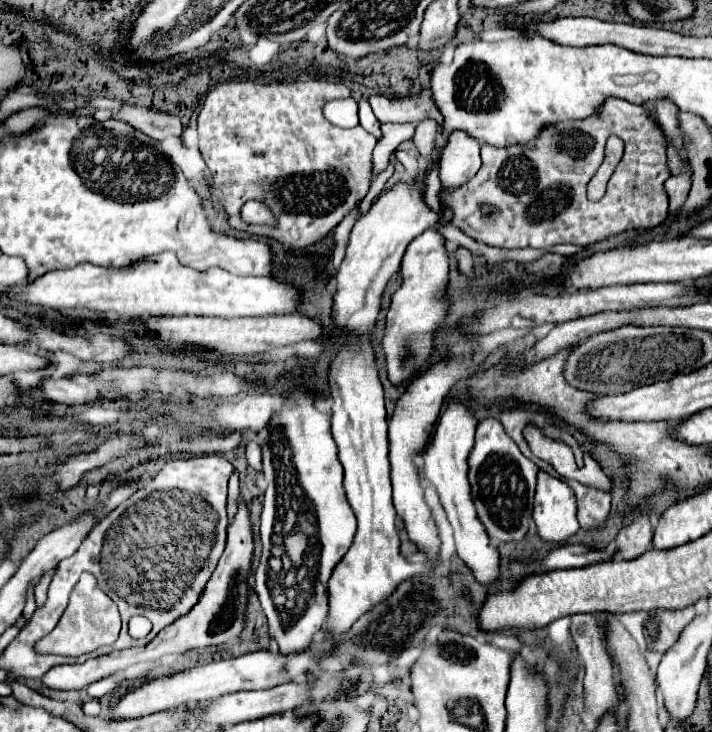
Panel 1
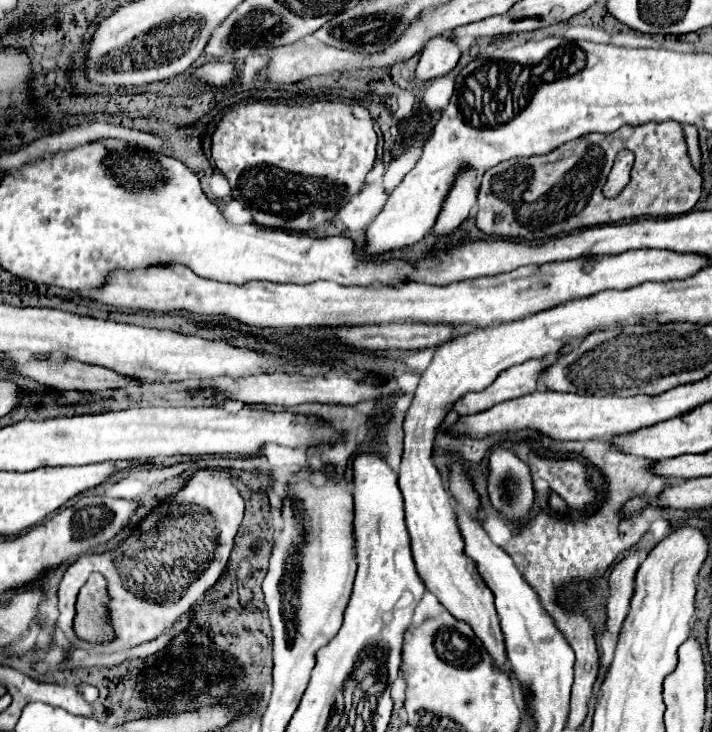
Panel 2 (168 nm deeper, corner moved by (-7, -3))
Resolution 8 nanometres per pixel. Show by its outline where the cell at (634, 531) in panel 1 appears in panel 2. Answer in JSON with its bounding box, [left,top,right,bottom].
[606,551,640,637]

